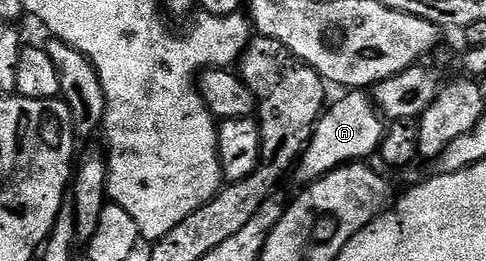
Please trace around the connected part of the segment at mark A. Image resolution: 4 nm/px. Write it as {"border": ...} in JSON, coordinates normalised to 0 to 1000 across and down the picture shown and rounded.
{"border":[[[722,337],[706,360],[689,395],[675,402],[658,441],[654,467],[640,506],[640,529],[623,567],[623,586],[611,609],[603,670],[615,705],[638,705],[656,682],[667,682],[671,667],[691,648],[695,636],[710,636],[718,621],[747,621],[761,598],[778,594],[780,559],[788,548],[792,510],[792,467],[784,448],[761,356],[739,337]]]}

